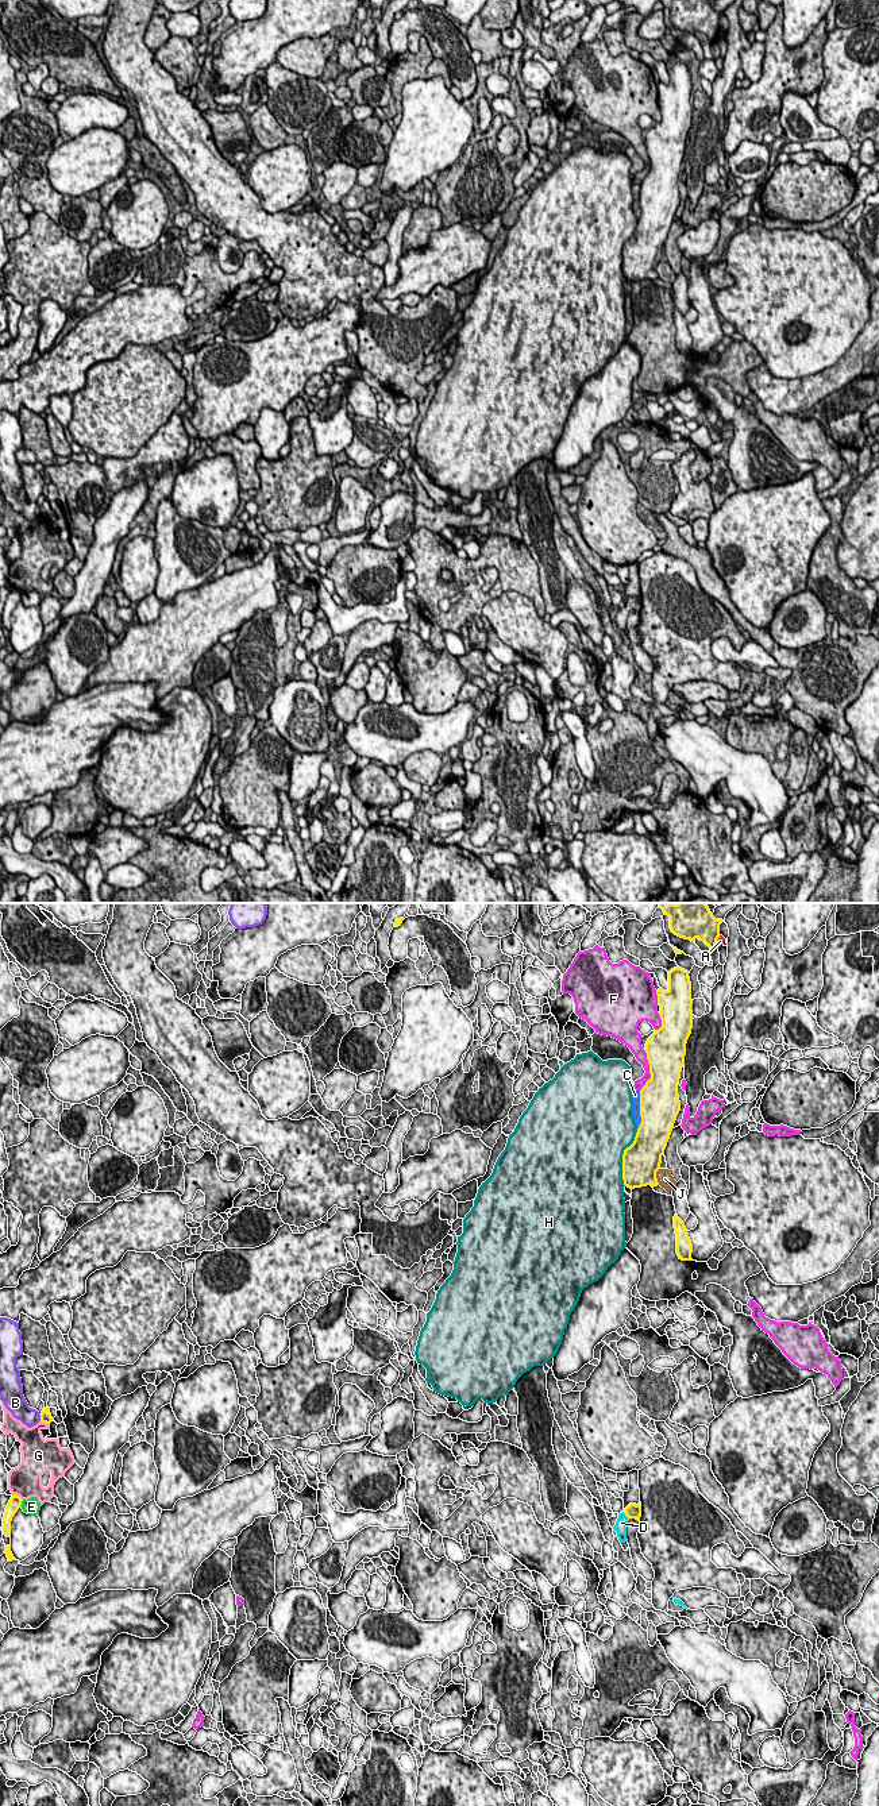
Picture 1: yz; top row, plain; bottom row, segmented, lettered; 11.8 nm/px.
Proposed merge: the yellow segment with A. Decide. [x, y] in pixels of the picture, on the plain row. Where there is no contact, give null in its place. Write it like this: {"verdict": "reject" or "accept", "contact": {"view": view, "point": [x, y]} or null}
{"verdict": "reject", "contact": {"view": "yz", "point": [716, 35]}}

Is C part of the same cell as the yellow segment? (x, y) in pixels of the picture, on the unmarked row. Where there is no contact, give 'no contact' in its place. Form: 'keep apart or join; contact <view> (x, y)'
keep apart; contact yz (640, 201)

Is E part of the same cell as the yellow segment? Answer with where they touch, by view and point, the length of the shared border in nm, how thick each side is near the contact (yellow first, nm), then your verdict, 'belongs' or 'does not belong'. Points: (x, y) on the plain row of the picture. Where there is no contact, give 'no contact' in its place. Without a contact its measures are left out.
yz (20, 595) | 100 nm | 140/190 nm | does not belong

